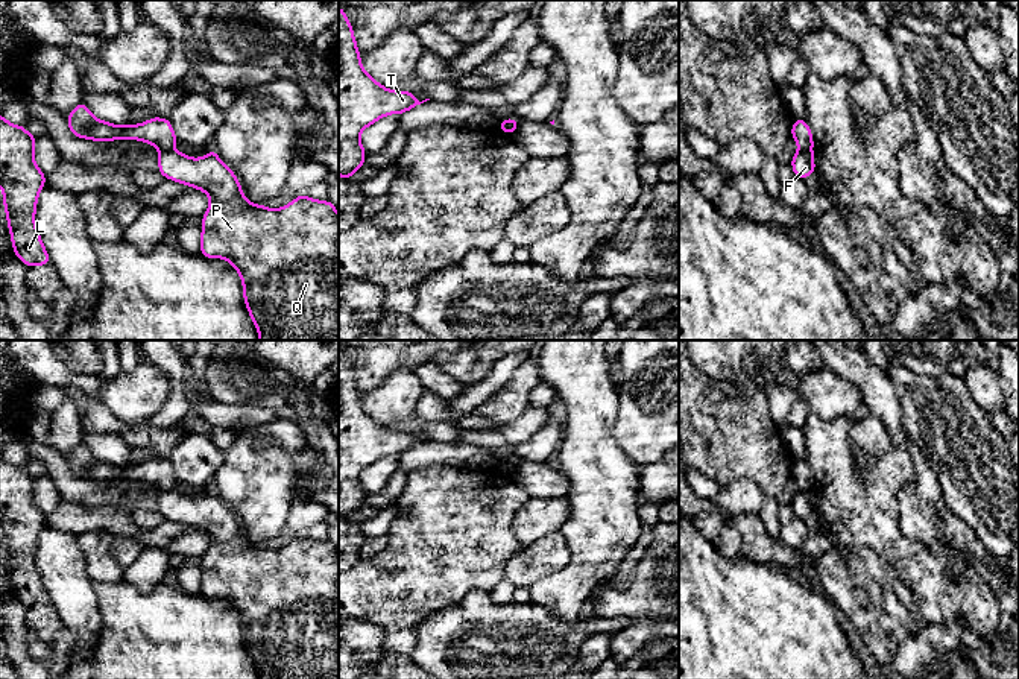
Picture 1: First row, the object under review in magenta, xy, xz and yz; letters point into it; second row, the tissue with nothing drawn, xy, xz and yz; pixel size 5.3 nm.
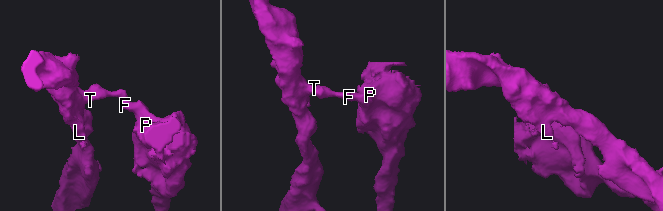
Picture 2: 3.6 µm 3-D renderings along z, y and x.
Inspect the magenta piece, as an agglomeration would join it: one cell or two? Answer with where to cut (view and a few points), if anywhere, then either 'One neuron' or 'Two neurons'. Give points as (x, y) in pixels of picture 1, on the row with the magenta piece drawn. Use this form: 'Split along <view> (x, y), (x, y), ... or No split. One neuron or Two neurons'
Split along xy (172, 148), (160, 152). Two neurons

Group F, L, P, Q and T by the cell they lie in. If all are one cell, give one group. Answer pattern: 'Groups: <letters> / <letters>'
Groups: F P Q / L T

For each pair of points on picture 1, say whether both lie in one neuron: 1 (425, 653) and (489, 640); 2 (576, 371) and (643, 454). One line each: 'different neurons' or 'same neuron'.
1: same neuron
2: different neurons

